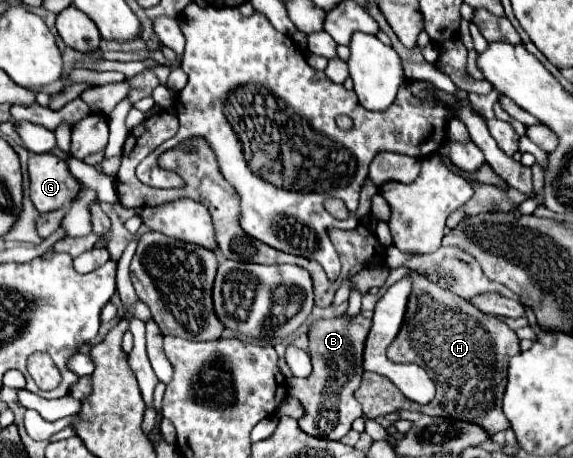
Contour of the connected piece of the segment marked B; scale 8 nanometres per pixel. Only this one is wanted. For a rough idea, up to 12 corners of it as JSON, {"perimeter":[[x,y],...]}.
{"perimeter":[[340,314],[310,324],[312,374],[292,378],[298,424],[340,440],[364,416],[352,398],[372,322]]}

